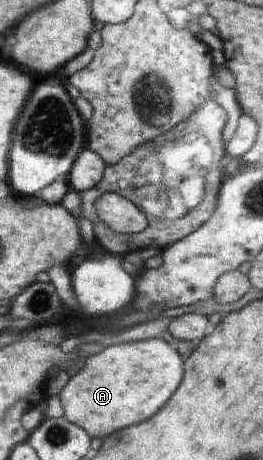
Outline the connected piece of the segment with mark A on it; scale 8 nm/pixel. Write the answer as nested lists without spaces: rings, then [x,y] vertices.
[[[159,337],[105,347],[101,354],[89,356],[85,362],[89,362],[89,366],[85,366],[81,374],[75,374],[58,396],[65,418],[69,418],[69,422],[77,422],[77,426],[85,426],[93,438],[103,438],[125,426],[139,424],[141,418],[151,418],[179,388],[184,378],[181,356],[167,344],[167,340],[163,342]]]

